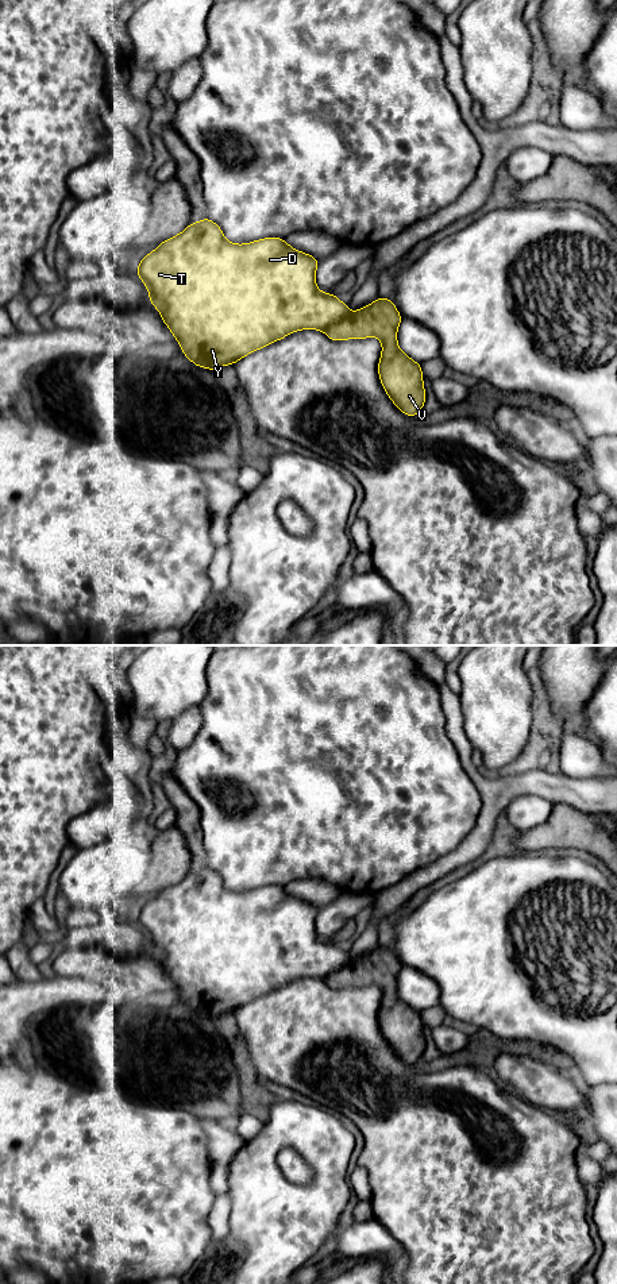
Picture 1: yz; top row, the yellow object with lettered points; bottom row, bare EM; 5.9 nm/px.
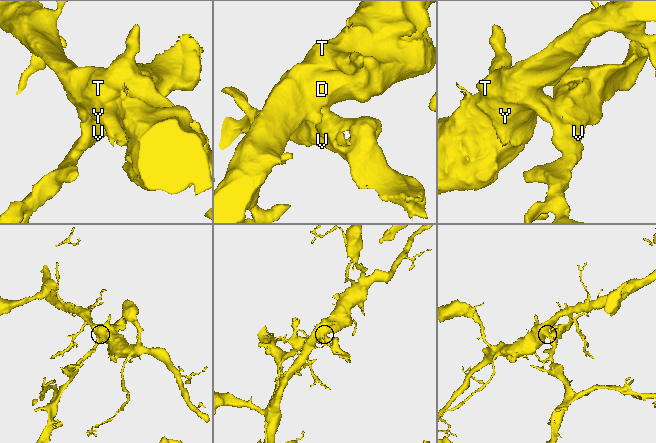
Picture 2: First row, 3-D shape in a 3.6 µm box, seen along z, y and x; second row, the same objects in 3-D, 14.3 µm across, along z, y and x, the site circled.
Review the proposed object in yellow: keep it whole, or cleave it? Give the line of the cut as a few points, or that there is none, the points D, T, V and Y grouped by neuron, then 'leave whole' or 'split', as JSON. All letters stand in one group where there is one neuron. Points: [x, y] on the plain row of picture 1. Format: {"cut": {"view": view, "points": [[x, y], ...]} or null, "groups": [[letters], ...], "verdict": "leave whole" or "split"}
{"cut": {"view": "yz", "points": [[349, 959], [324, 979]]}, "groups": [["D", "T", "Y"], ["V"]], "verdict": "split"}

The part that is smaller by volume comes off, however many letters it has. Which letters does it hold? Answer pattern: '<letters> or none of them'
V

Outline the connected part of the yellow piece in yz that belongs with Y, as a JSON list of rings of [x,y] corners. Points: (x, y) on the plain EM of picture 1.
[[[205,865],[159,891],[139,910],[136,922],[149,938],[150,951],[178,988],[182,1002],[193,1013],[215,1019],[221,1014],[235,1013],[243,1005],[292,980],[325,979],[350,960],[348,953],[339,945],[317,937],[315,928],[317,913],[319,907],[294,898],[281,886],[266,886],[246,892],[231,891],[224,886],[221,876]]]

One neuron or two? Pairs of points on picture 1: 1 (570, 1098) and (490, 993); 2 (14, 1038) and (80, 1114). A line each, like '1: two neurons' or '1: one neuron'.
1: two neurons
2: two neurons

